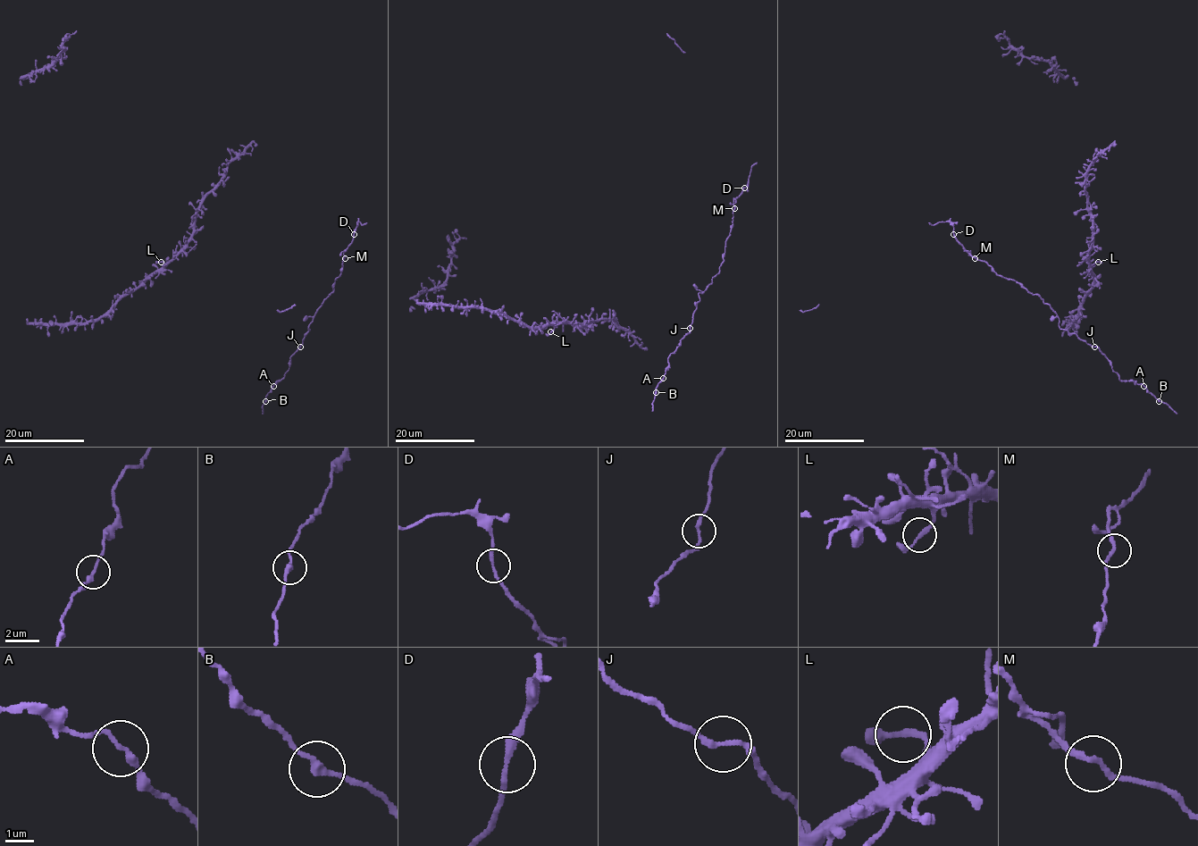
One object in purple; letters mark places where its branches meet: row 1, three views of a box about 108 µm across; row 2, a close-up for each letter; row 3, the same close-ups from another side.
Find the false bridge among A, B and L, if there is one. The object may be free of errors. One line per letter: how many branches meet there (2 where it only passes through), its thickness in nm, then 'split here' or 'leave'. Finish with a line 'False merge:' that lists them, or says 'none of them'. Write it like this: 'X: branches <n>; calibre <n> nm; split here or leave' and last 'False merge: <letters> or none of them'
A: branches 2; calibre 200 nm; leave
B: branches 2; calibre 240 nm; leave
L: branches 2; calibre 200 nm; leave
False merge: none of them

